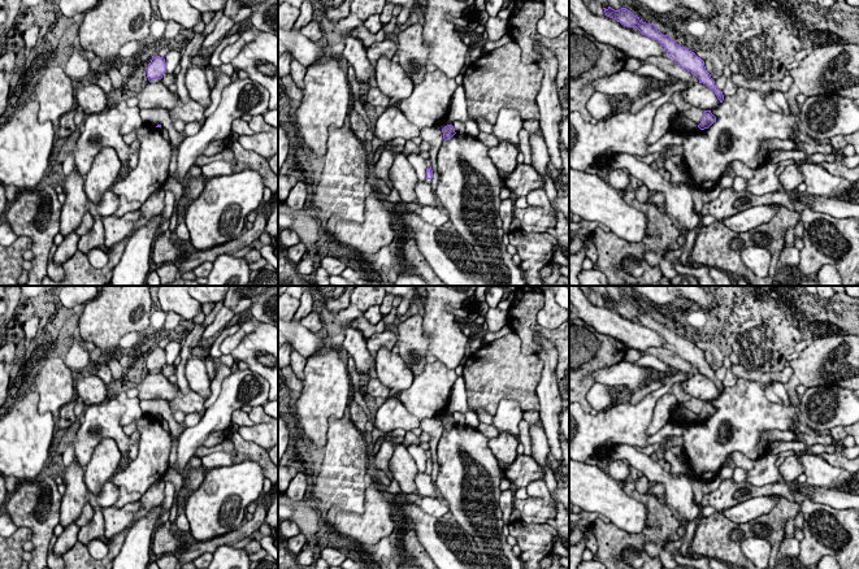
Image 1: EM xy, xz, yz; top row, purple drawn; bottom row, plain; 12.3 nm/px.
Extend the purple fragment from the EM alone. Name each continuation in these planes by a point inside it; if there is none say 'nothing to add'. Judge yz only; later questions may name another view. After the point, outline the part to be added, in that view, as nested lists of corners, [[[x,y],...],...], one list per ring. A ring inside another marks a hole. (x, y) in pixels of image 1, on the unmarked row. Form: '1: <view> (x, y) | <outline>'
nothing to add

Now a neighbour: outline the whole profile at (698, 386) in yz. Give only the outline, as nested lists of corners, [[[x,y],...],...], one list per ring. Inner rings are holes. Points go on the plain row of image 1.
[[[703,374],[689,375],[686,381],[680,382],[682,390],[691,398],[712,401],[721,396],[715,383]]]

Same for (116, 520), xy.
[[[129,503],[122,508],[108,507],[101,509],[104,517],[104,537],[110,540],[116,534],[122,533],[140,509],[140,503]]]

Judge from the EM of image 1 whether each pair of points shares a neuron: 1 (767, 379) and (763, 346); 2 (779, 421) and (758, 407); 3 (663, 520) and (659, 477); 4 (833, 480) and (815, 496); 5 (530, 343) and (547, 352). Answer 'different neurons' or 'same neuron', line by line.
1: different neurons
2: same neuron
3: different neurons
4: different neurons
5: different neurons

